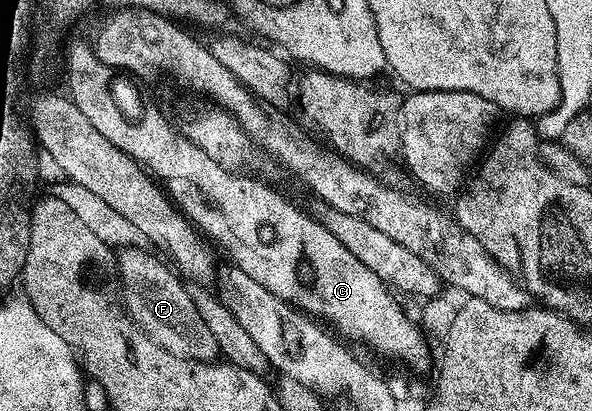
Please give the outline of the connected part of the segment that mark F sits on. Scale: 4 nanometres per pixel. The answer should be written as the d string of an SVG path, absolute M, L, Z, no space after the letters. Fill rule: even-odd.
M125 249L116 256L115 271L119 276L121 298L125 300L125 308L128 309L133 322L149 336L150 339L167 349L172 355L178 355L184 359L198 359L201 363L207 363L218 358L219 352L215 337L208 331L207 325L201 319L198 304L185 292L186 284L170 268L164 267L148 250Z

